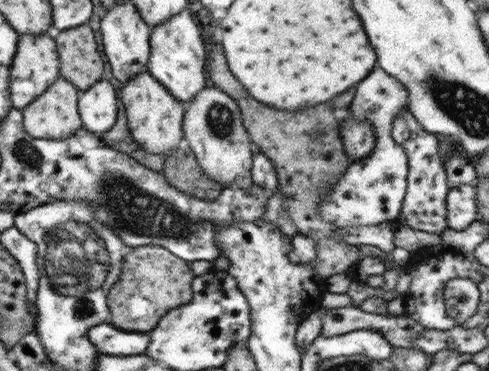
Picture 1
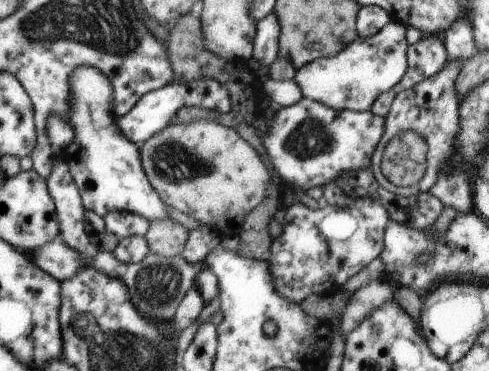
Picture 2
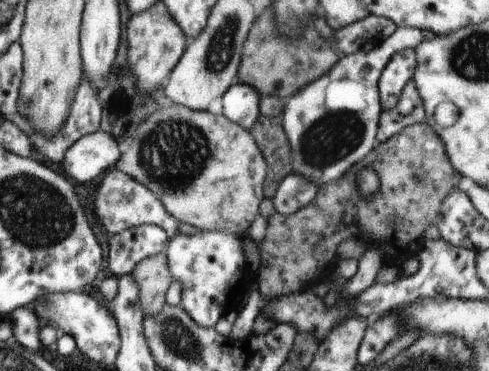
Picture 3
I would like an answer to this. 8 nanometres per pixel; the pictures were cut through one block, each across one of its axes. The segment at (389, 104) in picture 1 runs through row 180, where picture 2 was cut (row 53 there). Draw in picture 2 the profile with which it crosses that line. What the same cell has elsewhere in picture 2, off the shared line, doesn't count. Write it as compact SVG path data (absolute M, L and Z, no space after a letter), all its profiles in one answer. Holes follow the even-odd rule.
M389 20L375 36L357 38L331 58L317 58L295 72L295 84L303 98L319 102L331 110L371 112L375 98L391 90L407 72L407 38L405 24Z

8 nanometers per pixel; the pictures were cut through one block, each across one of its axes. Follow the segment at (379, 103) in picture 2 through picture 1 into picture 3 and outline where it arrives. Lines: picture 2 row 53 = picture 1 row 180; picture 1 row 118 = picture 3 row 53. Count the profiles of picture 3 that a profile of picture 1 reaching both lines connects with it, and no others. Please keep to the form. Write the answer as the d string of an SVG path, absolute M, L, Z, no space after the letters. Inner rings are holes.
M399 50L393 54L393 58L385 64L377 90L379 90L379 100L381 100L381 110L391 110L393 104L399 100L401 90L405 84L413 78L415 70L415 54L413 50Z

